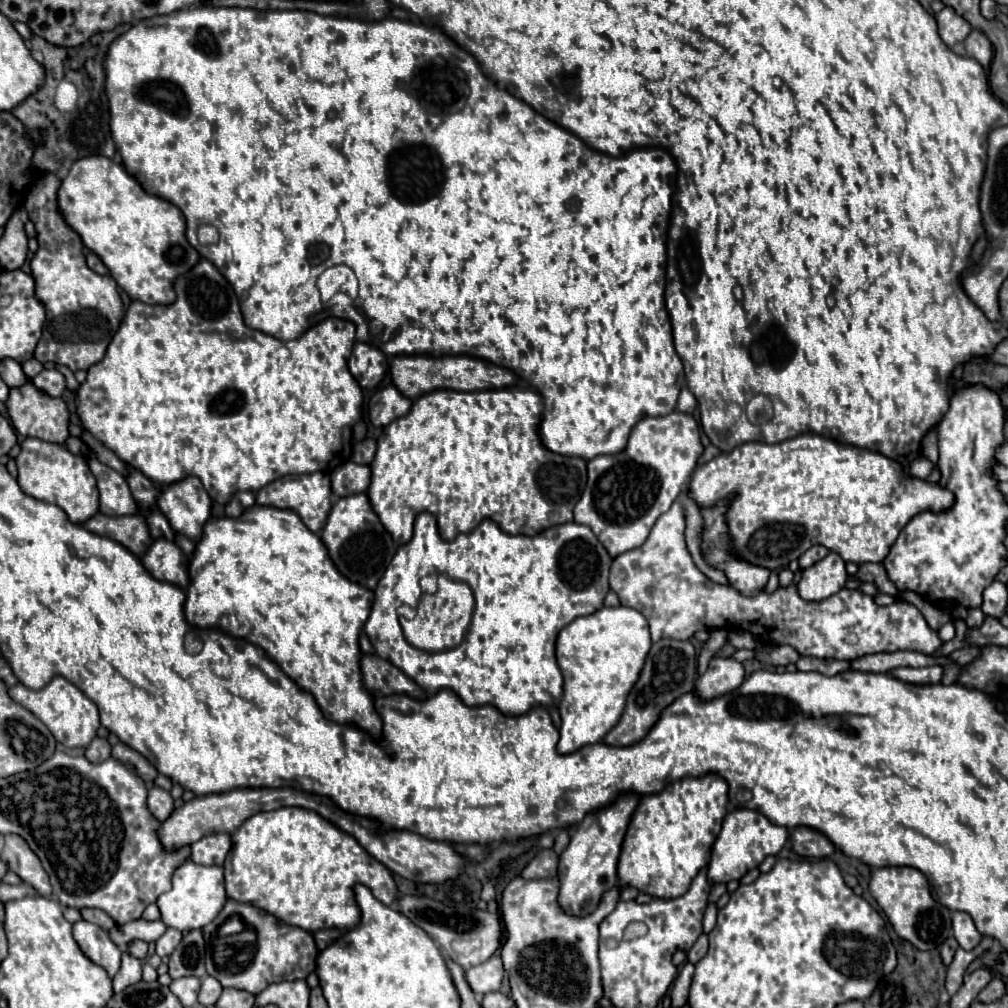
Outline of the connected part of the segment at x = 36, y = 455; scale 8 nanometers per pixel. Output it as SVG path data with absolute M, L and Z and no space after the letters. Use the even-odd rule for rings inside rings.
M26 438L22 442L22 452L16 458L18 464L18 484L20 488L42 502L58 504L72 522L84 524L98 512L98 488L96 478L88 468L86 458L72 454L62 444L46 442L40 438Z

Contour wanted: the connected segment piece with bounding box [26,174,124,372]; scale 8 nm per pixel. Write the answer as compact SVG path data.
M44 174L32 188L26 210L38 232L38 252L34 254L30 268L36 280L36 296L46 304L44 336L36 346L34 358L40 362L56 362L68 366L72 372L88 370L92 364L102 360L118 324L124 316L124 304L118 294L118 284L112 276L100 276L86 266L84 244L74 232L60 208L58 188L60 178L56 174Z

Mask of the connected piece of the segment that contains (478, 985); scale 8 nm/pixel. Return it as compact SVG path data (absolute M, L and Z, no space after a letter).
M492 956L484 964L474 966L466 972L466 980L468 980L472 992L478 996L496 992L502 984L502 978L504 978L504 968L502 968L500 956Z

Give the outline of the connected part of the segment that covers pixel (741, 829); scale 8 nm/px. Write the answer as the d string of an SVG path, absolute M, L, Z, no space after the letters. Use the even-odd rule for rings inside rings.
M748 808L732 810L724 822L722 830L712 848L712 860L708 864L708 880L710 882L730 882L740 880L748 870L758 868L766 856L776 856L786 844L790 832L788 828L774 826L766 816Z

